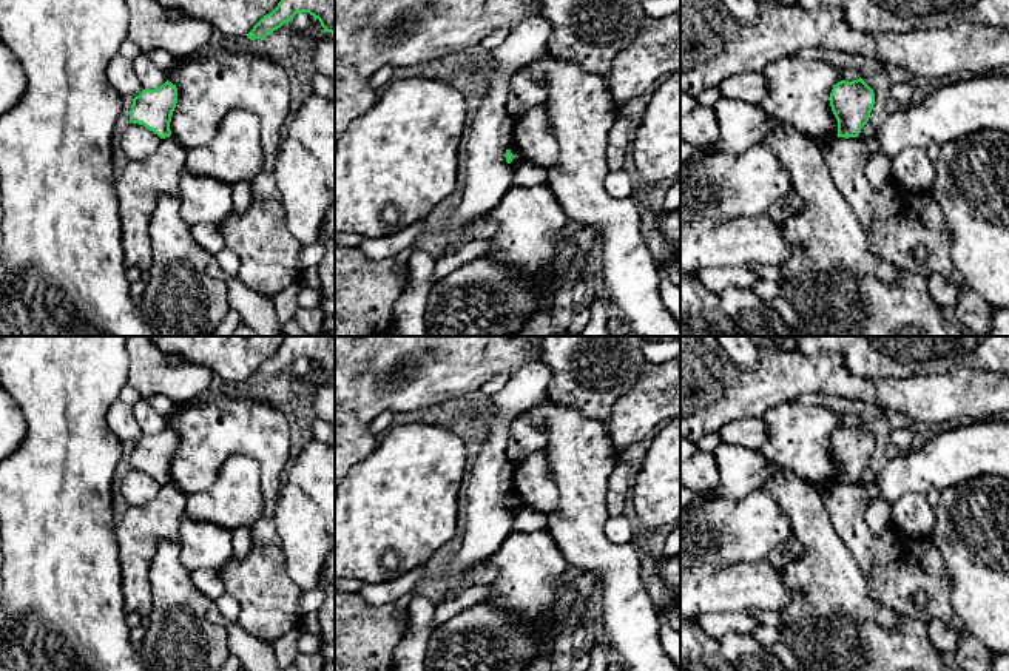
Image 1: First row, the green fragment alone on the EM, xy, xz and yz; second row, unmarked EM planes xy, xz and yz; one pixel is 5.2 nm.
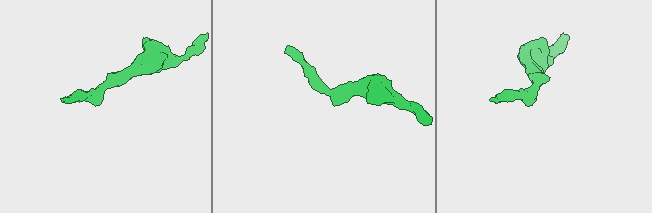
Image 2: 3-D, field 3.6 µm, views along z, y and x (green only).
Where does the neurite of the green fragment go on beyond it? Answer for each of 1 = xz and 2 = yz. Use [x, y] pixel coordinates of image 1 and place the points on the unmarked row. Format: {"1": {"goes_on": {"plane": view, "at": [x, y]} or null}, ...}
{"1": {"goes_on": null}, "2": {"goes_on": null}}

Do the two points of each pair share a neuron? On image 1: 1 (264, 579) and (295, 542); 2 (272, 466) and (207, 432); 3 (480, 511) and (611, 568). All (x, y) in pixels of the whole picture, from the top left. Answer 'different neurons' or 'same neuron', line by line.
1: different neurons
2: same neuron
3: different neurons

